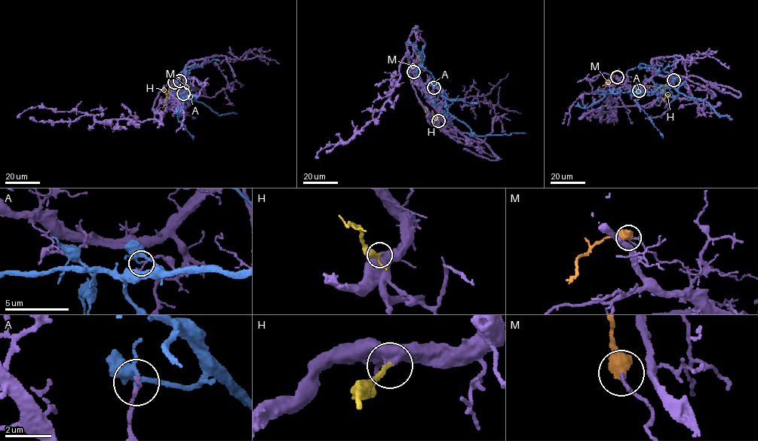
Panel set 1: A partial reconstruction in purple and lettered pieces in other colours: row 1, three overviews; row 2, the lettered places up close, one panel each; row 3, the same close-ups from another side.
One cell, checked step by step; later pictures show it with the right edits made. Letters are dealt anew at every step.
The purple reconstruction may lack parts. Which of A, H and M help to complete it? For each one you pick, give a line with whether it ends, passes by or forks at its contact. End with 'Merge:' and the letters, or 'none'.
H: it passes by
Merge: H

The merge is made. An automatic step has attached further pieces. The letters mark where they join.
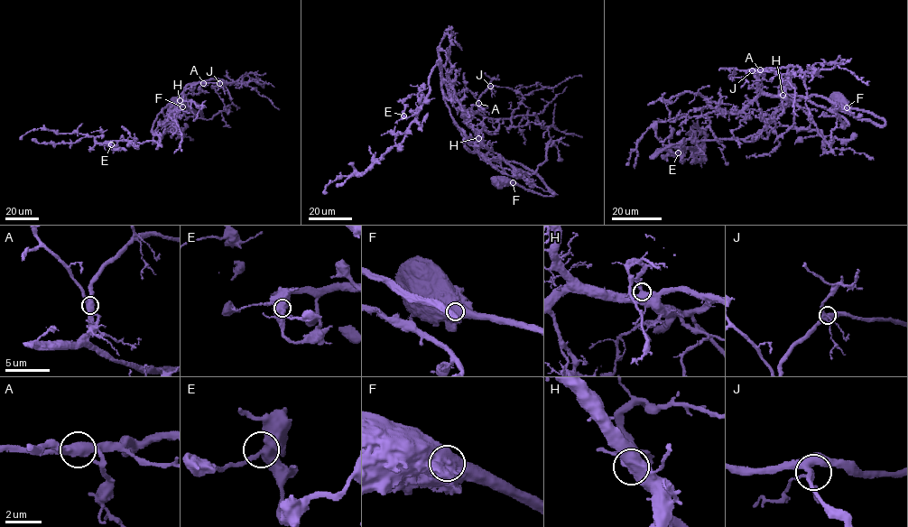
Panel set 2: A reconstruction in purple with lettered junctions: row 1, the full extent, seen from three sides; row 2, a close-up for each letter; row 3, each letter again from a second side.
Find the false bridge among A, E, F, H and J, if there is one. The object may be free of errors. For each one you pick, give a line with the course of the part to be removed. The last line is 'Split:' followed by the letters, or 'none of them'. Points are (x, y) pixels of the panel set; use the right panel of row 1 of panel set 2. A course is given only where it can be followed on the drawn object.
Split: none of them

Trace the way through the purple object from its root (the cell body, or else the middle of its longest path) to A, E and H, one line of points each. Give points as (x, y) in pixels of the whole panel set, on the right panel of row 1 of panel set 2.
A: (838, 100), (884, 124), (861, 120), (816, 96), (789, 101), (769, 96), (756, 74), (766, 69), (760, 69)
E: (838, 100), (884, 124), (812, 96), (753, 140), (687, 140), (651, 157), (678, 152)
H: (838, 100), (884, 119), (884, 124), (879, 125), (861, 120), (842, 106), (819, 97), (789, 101), (782, 95)

